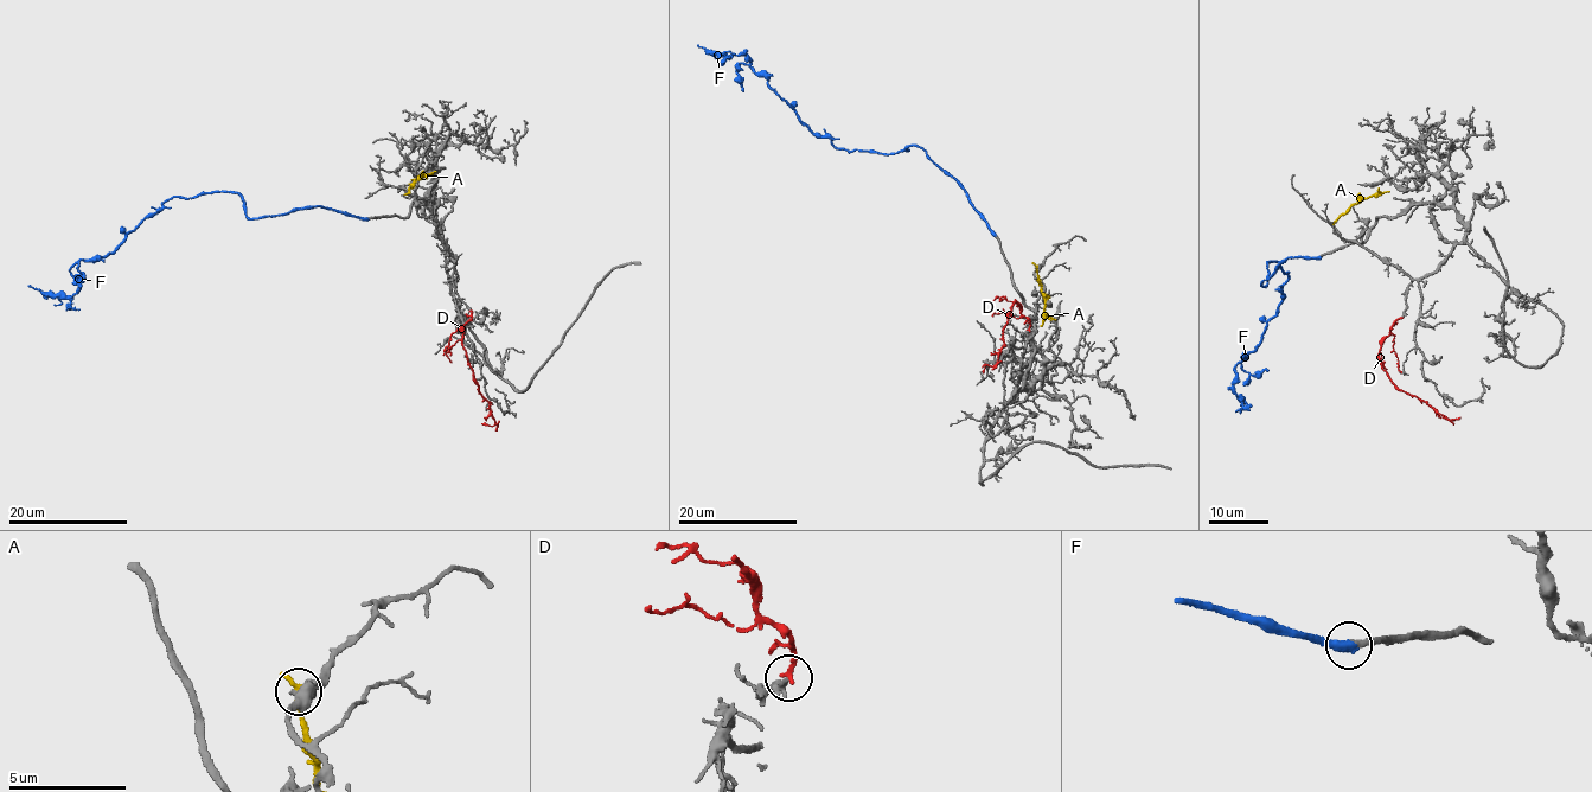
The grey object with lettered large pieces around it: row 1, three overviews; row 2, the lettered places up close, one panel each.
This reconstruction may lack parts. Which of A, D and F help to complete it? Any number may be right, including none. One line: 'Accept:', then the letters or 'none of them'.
Accept: D, F

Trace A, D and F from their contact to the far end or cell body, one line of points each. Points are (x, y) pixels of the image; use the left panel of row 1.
A: (408, 192), (415, 179), (426, 177), (424, 174)
D: (471, 311), (472, 319), (464, 324), (461, 342), (494, 420), (493, 426), (484, 422)
F: (366, 219), (308, 205), (249, 218), (237, 192), (170, 198), (121, 244), (78, 261), (72, 295), (27, 286)

